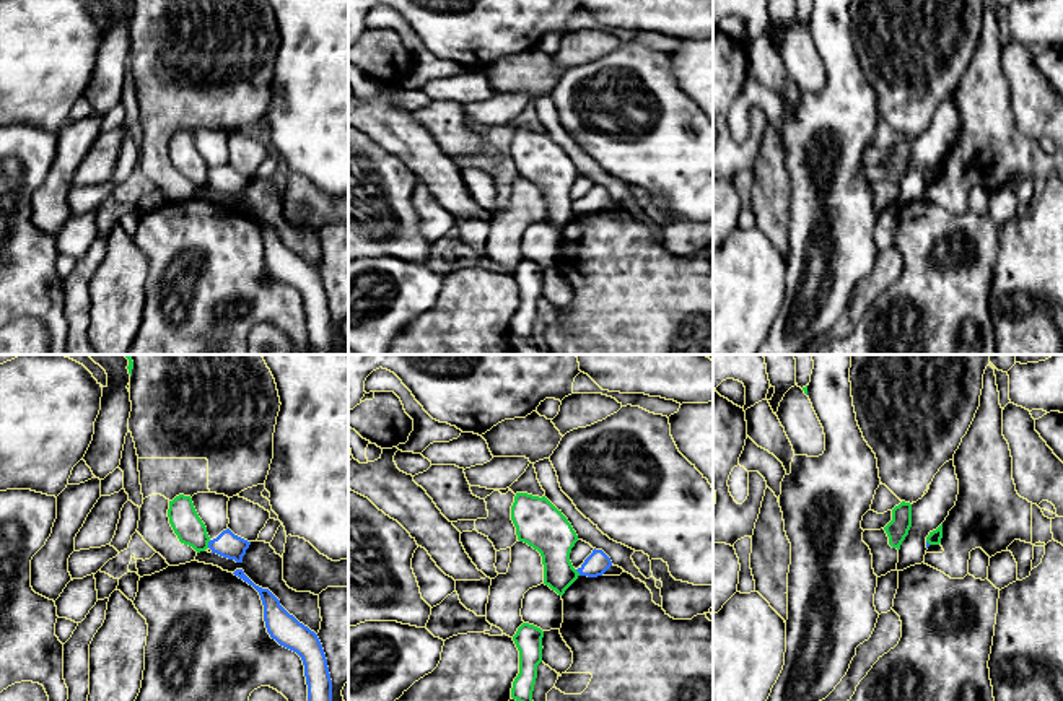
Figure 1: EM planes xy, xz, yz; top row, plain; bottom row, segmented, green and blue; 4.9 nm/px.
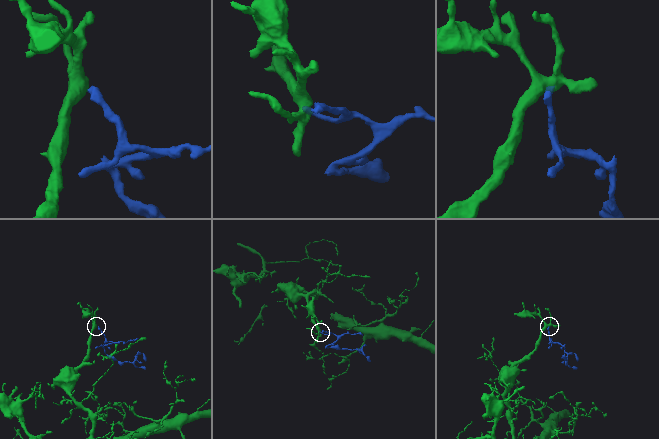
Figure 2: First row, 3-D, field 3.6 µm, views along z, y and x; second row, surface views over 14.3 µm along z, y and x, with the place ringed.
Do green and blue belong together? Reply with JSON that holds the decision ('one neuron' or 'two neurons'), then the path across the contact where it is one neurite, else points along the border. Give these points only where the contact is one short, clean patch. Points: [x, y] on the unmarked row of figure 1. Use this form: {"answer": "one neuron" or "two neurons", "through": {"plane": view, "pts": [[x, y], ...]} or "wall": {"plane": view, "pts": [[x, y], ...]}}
{"answer": "two neurons", "wall": {"plane": "xy", "pts": [[210, 176], [207, 182]]}}

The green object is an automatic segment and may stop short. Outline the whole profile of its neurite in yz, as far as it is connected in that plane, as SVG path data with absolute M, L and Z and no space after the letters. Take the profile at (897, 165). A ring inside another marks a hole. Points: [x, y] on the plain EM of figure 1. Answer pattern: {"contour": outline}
{"contour": "M902 137L899 142L892 145L892 156L884 163L889 181L892 184L900 185L902 177L908 171L912 163L912 140Z"}

